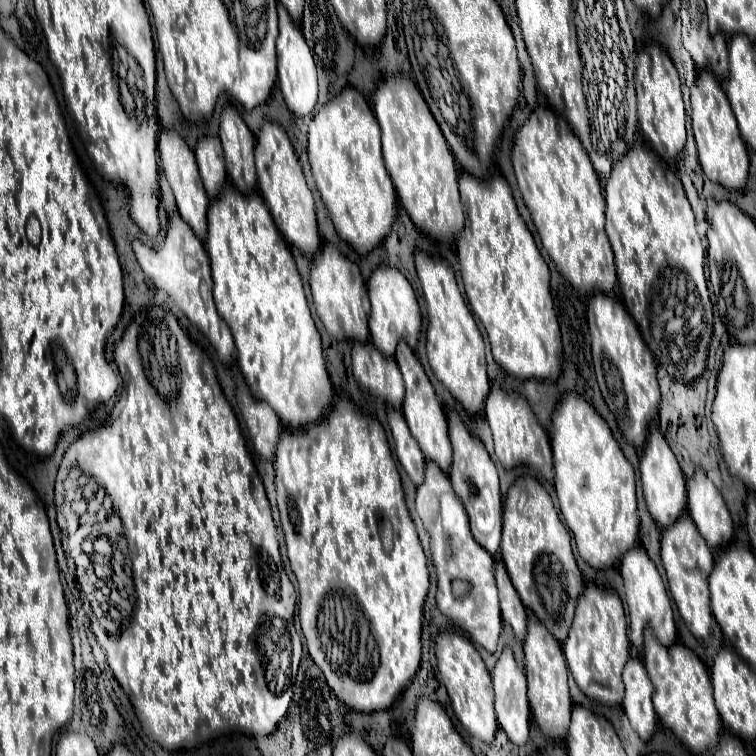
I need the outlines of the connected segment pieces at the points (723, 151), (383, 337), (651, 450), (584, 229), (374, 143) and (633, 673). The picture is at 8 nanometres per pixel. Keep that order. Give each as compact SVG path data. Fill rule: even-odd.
M707 69L699 71L699 77L695 85L691 87L691 109L693 109L691 111L693 135L695 135L703 173L725 189L735 189L735 191L745 189L747 177L749 177L747 147L743 145L743 139L739 137L739 129L735 129L735 115L731 113L731 107L727 105L727 95L723 93L715 75Z
M381 265L373 271L367 287L371 299L371 319L369 319L371 343L379 349L379 353L383 353L383 357L393 357L399 341L405 341L411 349L415 349L421 331L421 311L409 281L397 269ZM373 307L375 307L375 315L373 315Z
M653 427L649 433L647 445L641 455L639 471L641 471L641 483L643 483L643 497L645 497L651 517L663 529L673 525L687 507L687 489L685 489L685 475L673 455L673 451L669 449L663 433L659 431L659 427Z
M537 107L517 131L511 159L525 205L557 271L581 295L593 291L611 293L617 277L613 251L605 233L603 191L587 153L583 153L583 145L567 129L563 117L549 107Z
M345 87L315 113L309 123L307 155L315 185L339 237L359 255L367 255L391 233L397 199L381 157L379 123L355 89Z
M631 657L627 661L627 665L623 669L623 681L625 681L623 711L629 717L629 723L635 729L635 733L643 741L649 741L653 737L657 717L655 717L655 709L651 705L653 685L639 659Z

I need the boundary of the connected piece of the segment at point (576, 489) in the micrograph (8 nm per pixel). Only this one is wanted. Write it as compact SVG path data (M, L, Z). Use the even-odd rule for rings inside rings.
M575 393L563 397L553 413L551 449L559 509L575 537L581 559L593 569L617 565L621 555L639 543L641 535L633 467L603 417Z

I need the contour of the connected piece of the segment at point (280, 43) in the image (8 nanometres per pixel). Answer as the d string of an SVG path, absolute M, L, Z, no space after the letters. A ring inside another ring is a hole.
M277 5L277 13L279 13L279 37L277 37L275 49L277 49L279 87L289 111L295 117L305 117L313 111L317 103L317 71L313 63L313 53L309 51L299 27L291 25L291 17L287 17L287 11L283 9L283 5Z

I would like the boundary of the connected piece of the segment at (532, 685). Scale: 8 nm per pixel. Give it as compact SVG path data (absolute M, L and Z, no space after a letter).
M529 613L527 637L523 643L525 651L525 671L527 671L527 699L539 729L553 741L565 741L569 733L569 715L571 715L571 697L567 685L567 661L563 661L561 645L547 633L545 625L535 621L535 615Z

